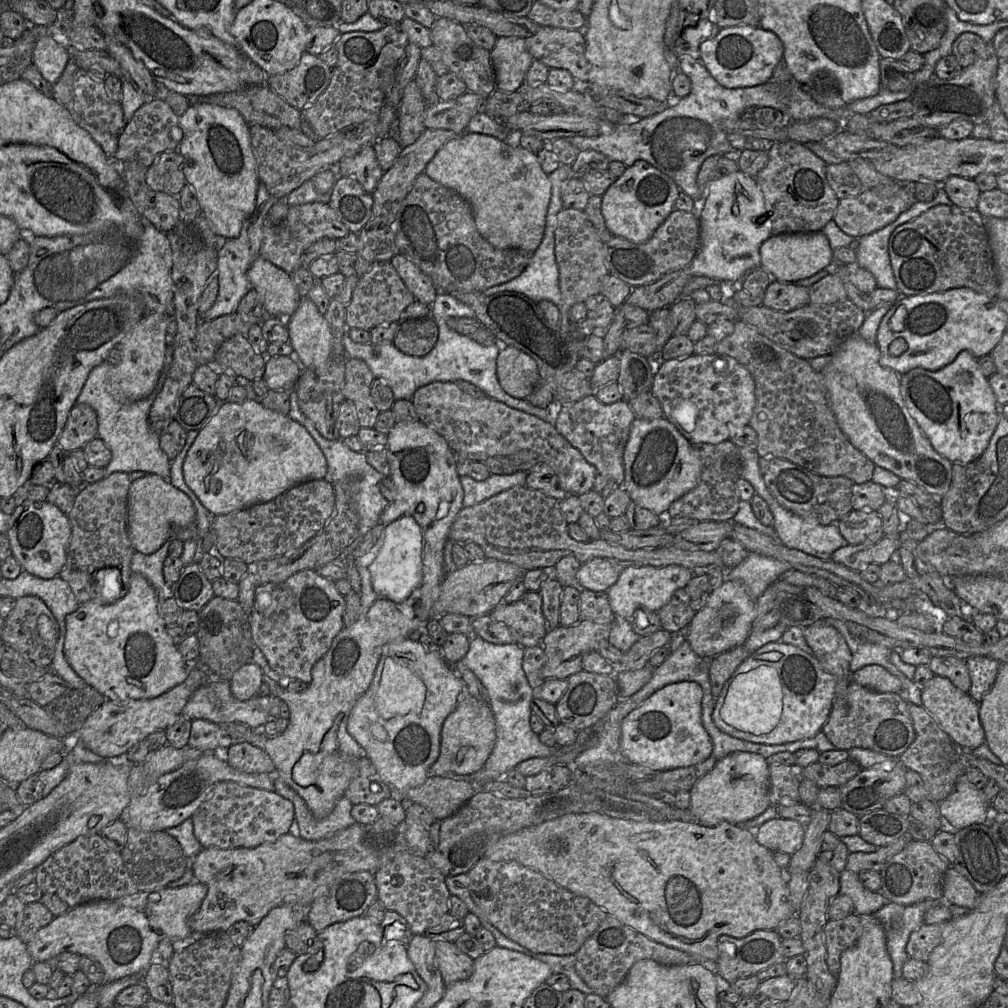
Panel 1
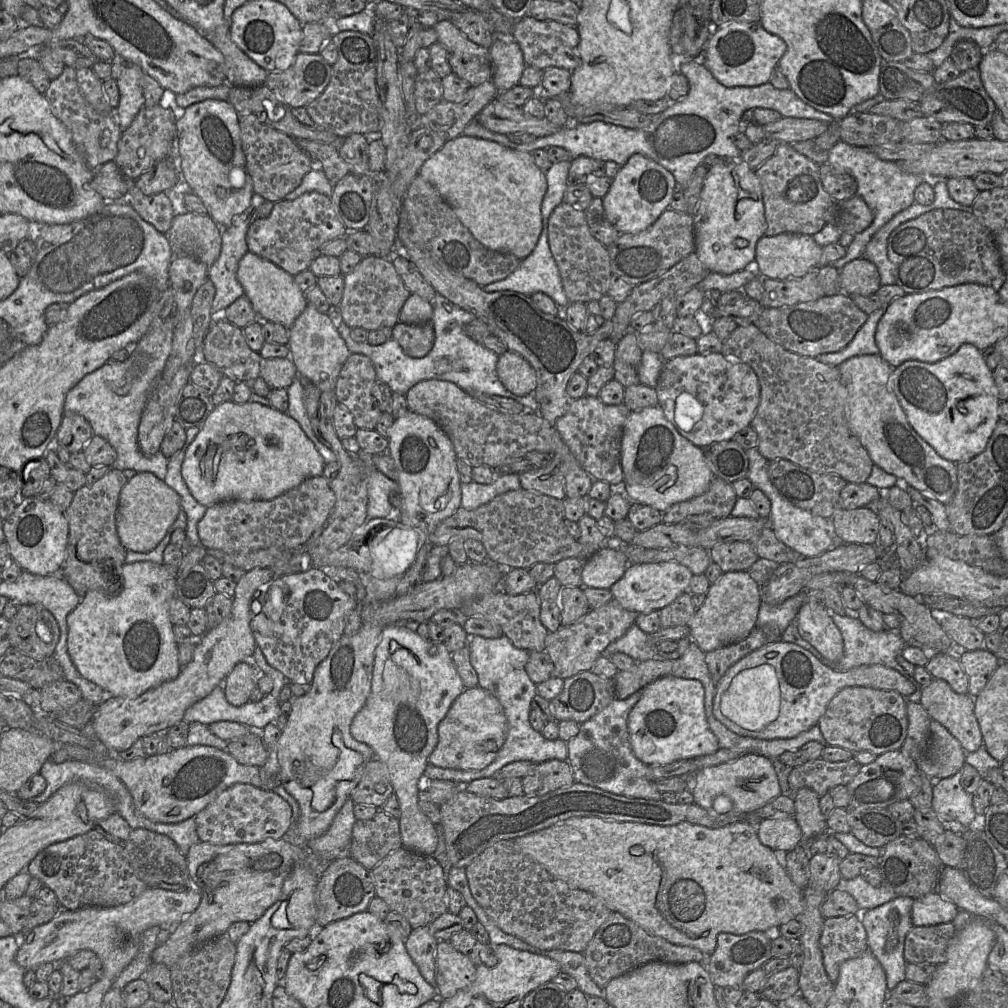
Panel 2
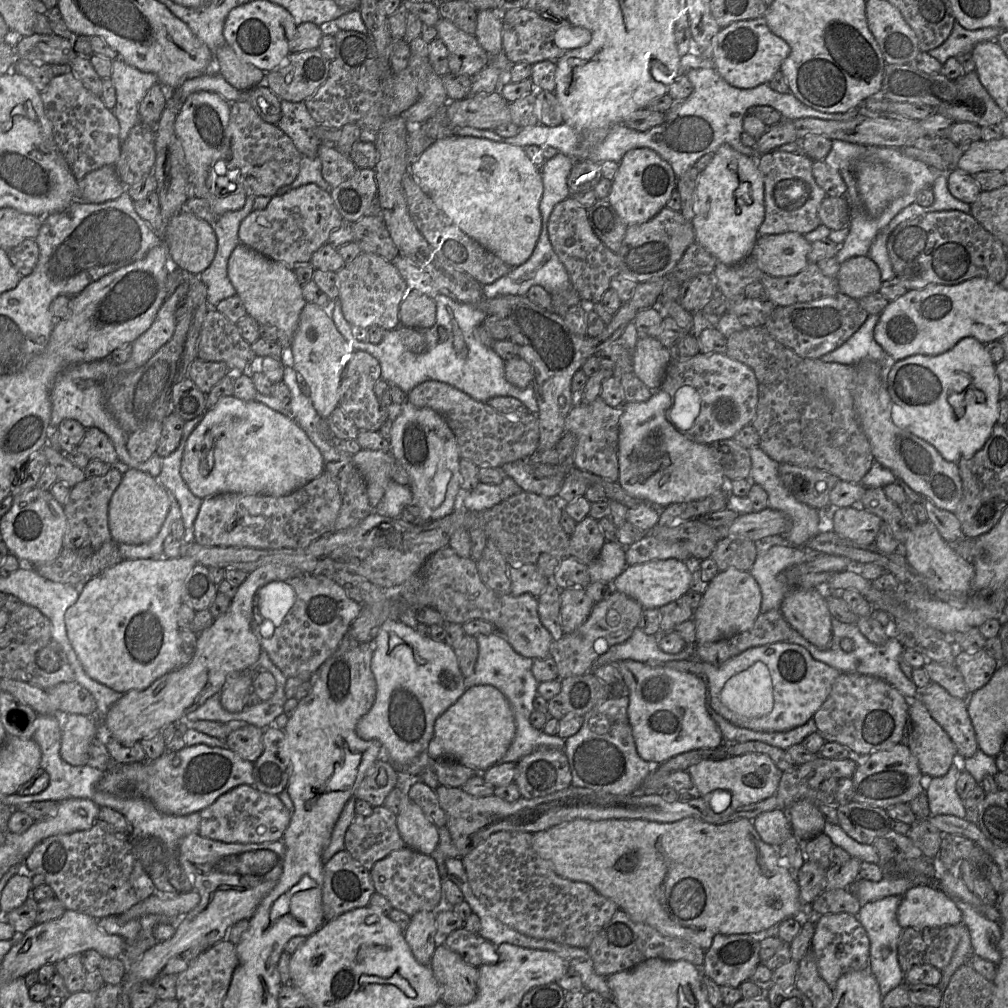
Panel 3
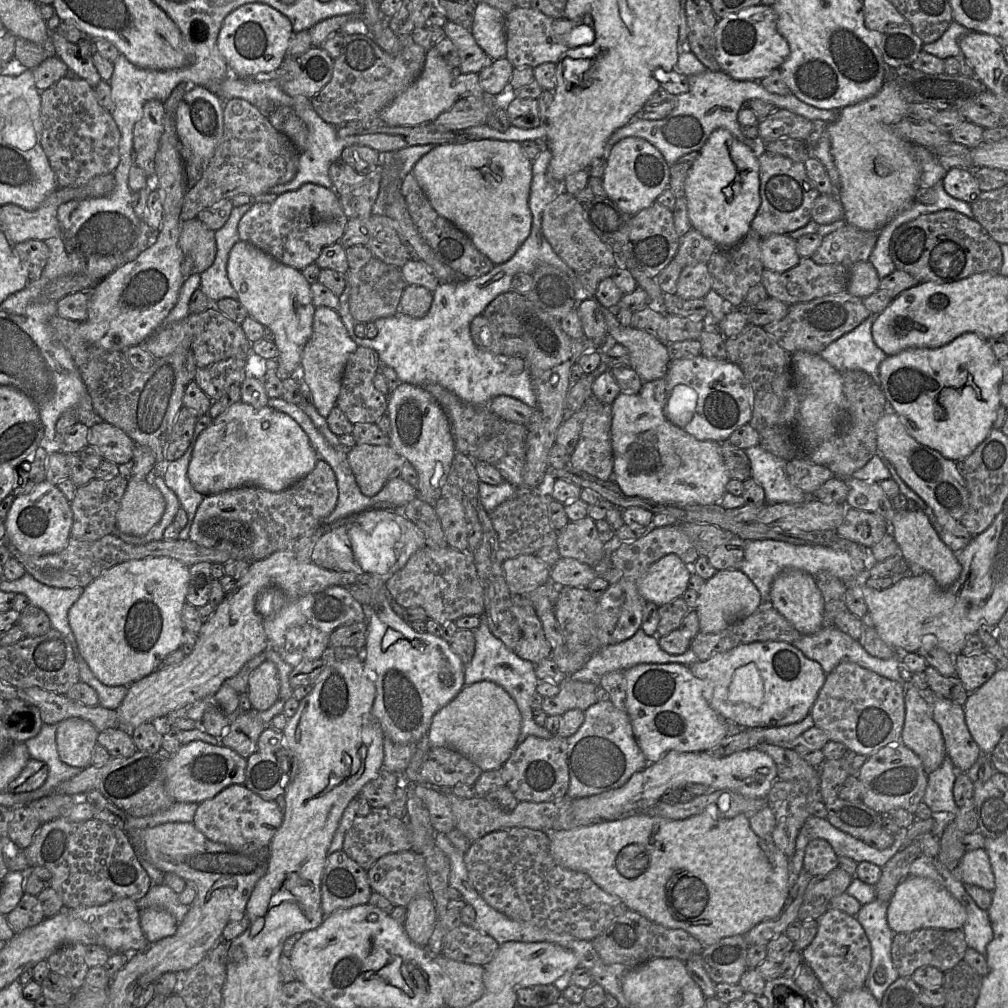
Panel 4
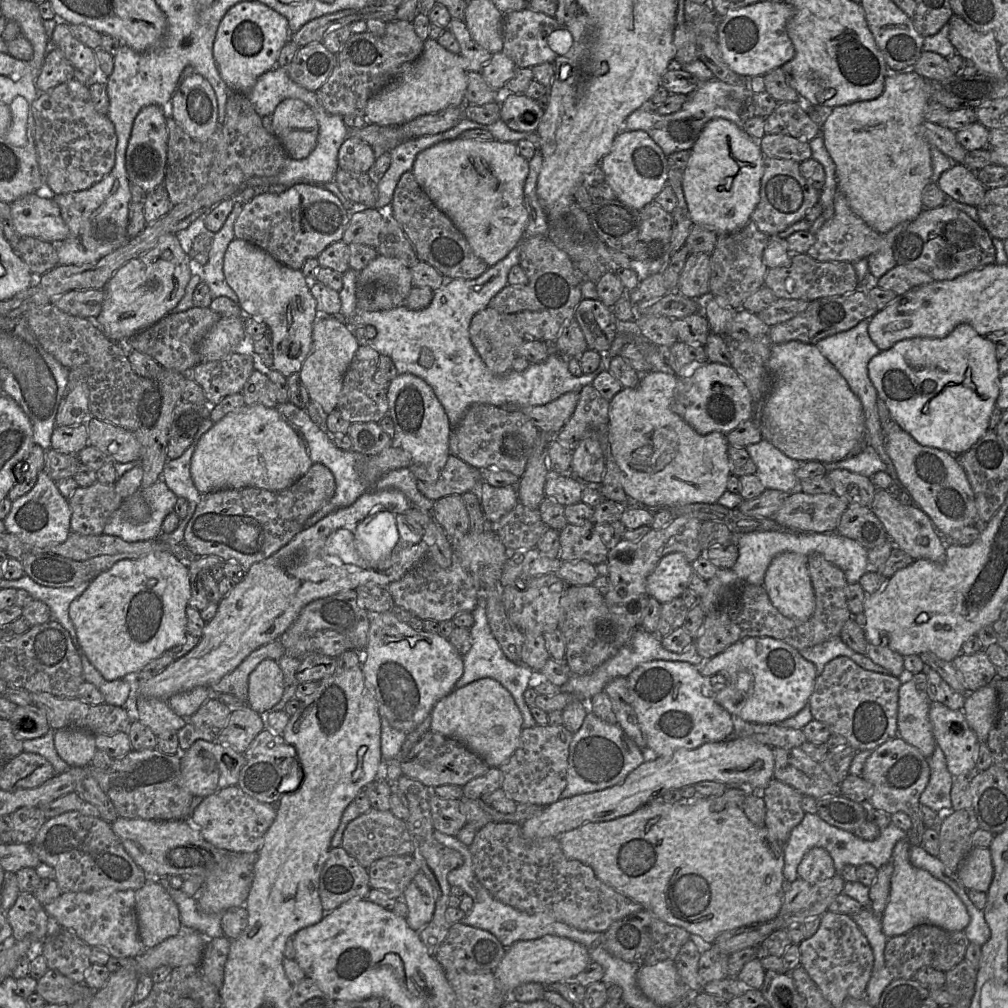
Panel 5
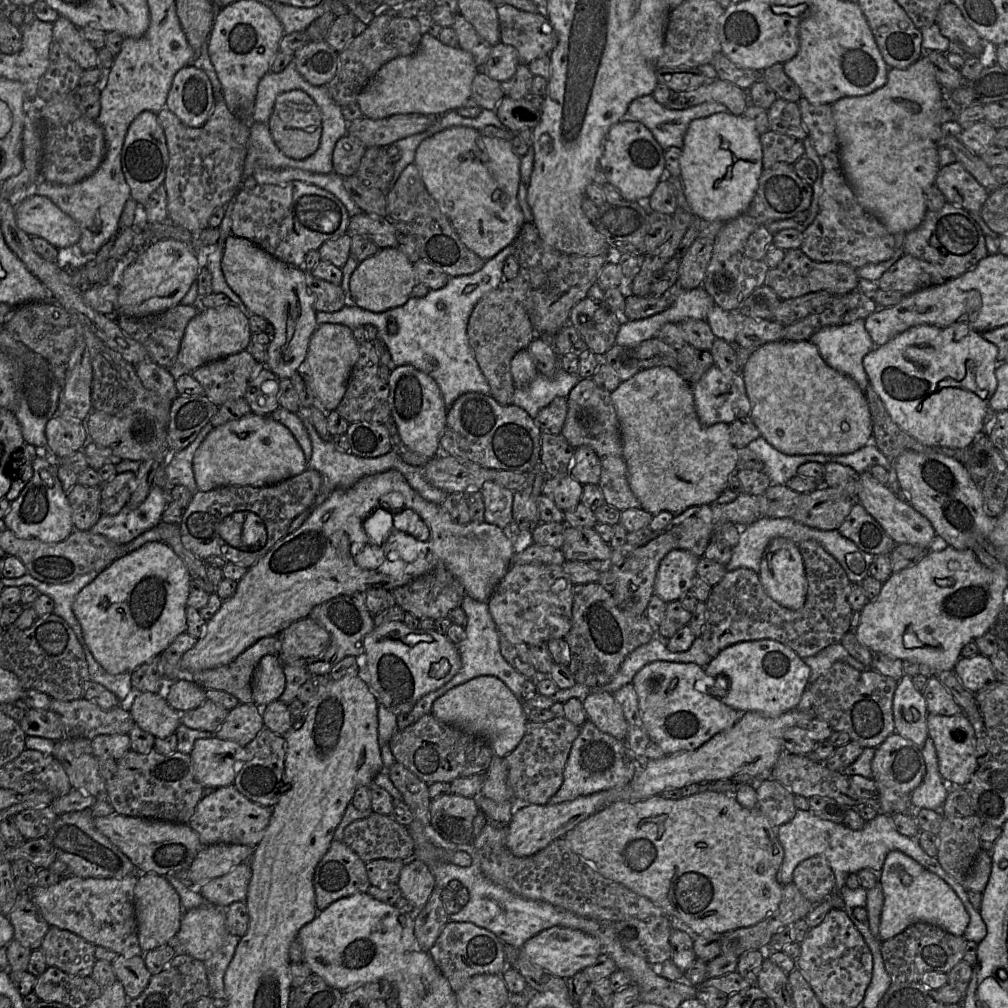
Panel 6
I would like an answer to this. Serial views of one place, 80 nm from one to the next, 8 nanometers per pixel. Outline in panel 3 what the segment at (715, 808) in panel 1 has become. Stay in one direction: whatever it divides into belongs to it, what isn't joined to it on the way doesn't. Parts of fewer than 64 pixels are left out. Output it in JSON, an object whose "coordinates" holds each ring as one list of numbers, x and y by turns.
{"coordinates":[[749,753,722,760,704,760,687,769,701,797,713,791,727,791,742,805,754,804,776,795,782,771,765,754]]}

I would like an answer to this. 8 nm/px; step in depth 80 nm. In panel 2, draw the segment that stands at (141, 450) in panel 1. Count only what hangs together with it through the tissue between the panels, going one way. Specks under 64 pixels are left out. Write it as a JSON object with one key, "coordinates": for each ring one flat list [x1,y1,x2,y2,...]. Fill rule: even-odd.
{"coordinates":[[164,322,163,325,150,325,149,330,136,343,136,349,133,356,128,357,123,362,108,361,98,369,85,375,72,389,68,391,64,401,65,414,79,414,83,416,91,425,94,435,104,438,115,449,117,458,111,468,124,471,131,469,137,473,149,472,156,477,164,480,167,474,168,458,161,451,153,455,144,455,138,445,138,428,143,411,149,399,153,382,160,377,167,359,172,349,173,329,171,322],[136,354,145,354,149,356,146,369,143,373,135,369]]}

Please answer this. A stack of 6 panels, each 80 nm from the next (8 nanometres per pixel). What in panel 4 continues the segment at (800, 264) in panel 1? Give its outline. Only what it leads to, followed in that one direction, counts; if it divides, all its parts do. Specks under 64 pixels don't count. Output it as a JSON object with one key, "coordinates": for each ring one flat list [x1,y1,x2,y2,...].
{"coordinates":[[770,235,761,241,761,261,765,269,782,273,795,267,799,260,796,240,789,235]]}

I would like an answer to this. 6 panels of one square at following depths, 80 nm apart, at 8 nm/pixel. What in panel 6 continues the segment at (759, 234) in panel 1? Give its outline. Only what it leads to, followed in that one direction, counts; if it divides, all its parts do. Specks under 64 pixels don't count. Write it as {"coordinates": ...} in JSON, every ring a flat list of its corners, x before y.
{"coordinates":[[721,112,691,121,681,148,685,197,694,216,727,222,747,212,763,172,763,150,754,123,743,115]]}

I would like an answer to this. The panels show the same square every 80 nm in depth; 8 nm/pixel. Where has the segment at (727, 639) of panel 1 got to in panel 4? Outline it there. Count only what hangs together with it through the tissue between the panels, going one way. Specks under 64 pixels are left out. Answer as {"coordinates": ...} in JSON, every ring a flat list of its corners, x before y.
{"coordinates":[[718,570,714,576,706,580,704,588,699,592,696,612,699,618,700,632,718,633,750,616,760,603,761,597,758,589,742,571]]}

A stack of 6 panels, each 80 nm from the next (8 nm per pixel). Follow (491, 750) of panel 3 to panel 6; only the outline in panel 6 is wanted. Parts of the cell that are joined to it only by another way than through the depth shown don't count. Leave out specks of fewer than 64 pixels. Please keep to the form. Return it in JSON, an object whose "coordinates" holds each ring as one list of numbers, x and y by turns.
{"coordinates":[[490,675,475,677,437,698,432,707,433,716,448,725,485,739,494,756,504,758,520,743,527,724,522,703,499,678]]}

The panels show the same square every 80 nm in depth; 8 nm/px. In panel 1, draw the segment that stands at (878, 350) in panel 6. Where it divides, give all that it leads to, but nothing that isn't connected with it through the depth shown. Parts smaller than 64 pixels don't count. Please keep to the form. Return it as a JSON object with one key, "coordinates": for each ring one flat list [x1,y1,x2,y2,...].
{"coordinates":[[963,350,953,362,937,371,915,368,900,376,900,392,910,415,929,439,934,450,953,464,968,464,987,449,999,421,999,408,989,378,981,371,977,358]]}

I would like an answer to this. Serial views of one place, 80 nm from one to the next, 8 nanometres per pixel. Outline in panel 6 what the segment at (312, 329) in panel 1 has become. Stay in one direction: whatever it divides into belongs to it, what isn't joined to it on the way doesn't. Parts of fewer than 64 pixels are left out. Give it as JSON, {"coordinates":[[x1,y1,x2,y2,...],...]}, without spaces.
{"coordinates":[[341,324,317,325,311,337,306,359,297,372,304,371,310,377,314,404,326,413,336,410,345,395,351,371,359,357,359,346,353,330]]}

